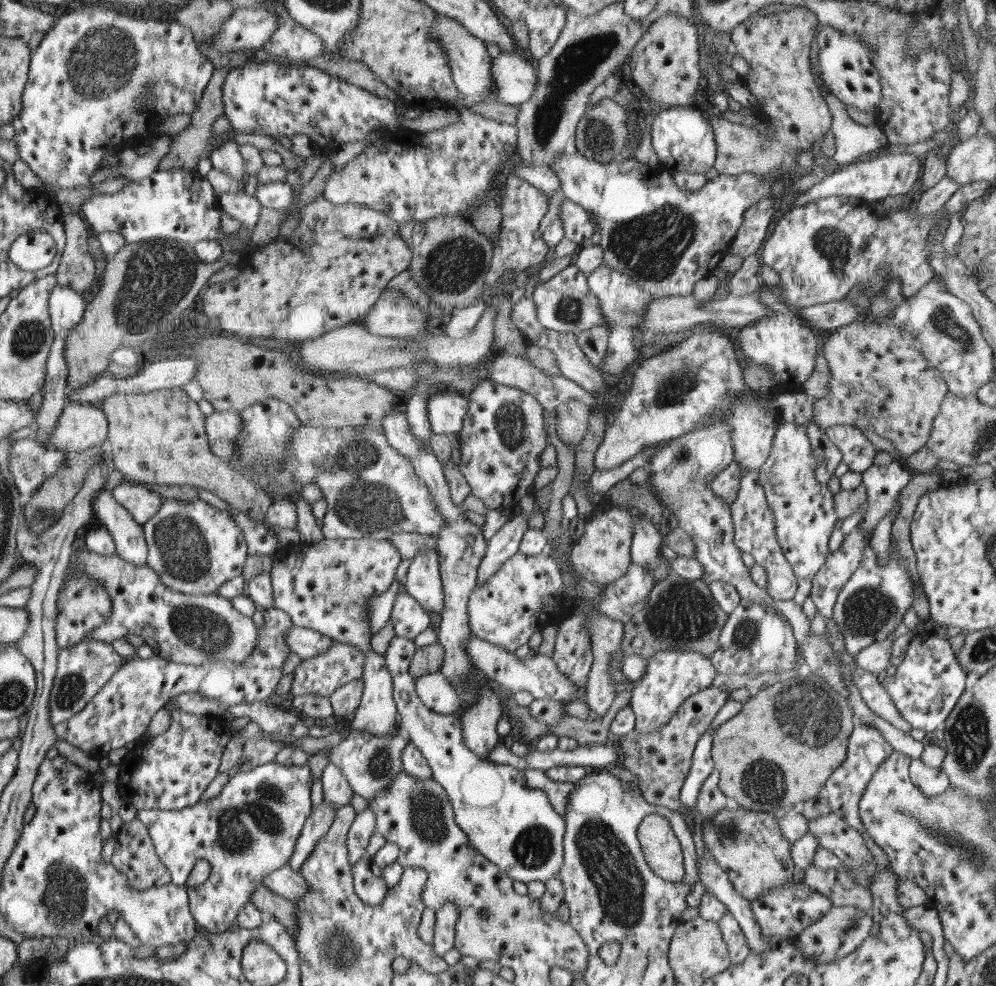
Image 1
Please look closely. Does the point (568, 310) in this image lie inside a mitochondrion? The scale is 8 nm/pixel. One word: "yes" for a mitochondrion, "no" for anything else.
yes

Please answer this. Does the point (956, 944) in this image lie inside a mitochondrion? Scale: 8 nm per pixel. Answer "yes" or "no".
no

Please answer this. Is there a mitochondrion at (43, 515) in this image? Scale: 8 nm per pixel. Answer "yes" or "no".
yes

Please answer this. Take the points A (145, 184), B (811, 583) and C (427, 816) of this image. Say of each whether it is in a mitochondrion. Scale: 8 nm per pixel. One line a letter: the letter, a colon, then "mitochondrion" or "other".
A: other
B: other
C: mitochondrion

